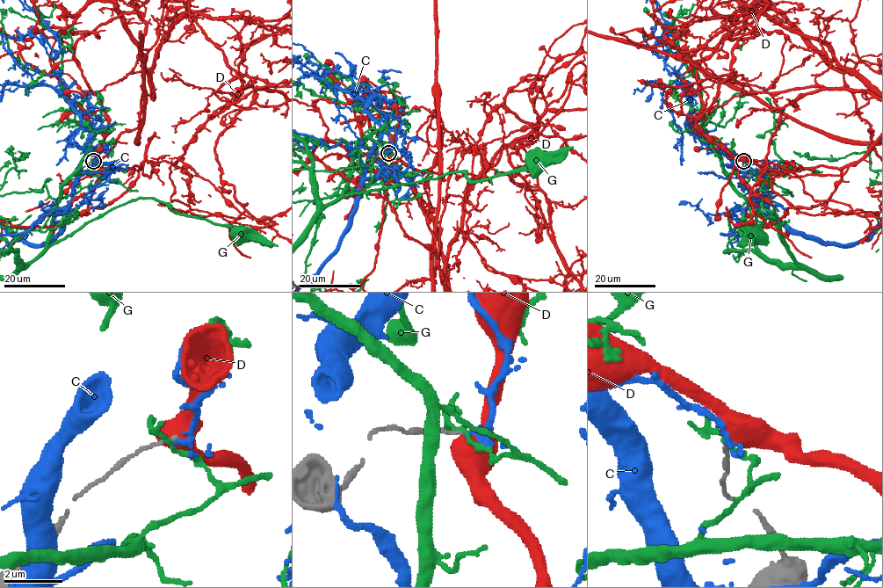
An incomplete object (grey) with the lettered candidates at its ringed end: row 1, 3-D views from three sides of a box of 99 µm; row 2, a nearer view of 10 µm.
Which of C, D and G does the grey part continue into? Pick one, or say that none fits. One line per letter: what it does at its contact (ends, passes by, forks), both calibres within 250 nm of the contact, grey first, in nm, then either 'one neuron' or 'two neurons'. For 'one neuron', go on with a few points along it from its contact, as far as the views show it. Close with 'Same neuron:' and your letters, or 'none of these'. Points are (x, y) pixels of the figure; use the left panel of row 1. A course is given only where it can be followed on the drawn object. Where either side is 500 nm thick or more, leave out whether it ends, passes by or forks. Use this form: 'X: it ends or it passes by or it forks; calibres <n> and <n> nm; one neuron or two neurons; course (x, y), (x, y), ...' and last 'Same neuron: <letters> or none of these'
C: it passes by; calibres 80 and 130 nm; two neurons
D: calibres 100 and 650 nm; two neurons
G: it passes by; calibres 110 and 130 nm; two neurons
Same neuron: none of these

